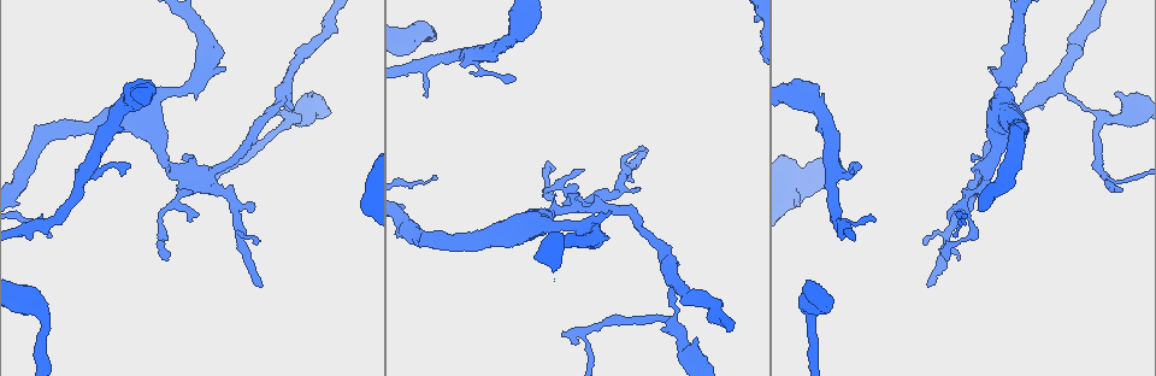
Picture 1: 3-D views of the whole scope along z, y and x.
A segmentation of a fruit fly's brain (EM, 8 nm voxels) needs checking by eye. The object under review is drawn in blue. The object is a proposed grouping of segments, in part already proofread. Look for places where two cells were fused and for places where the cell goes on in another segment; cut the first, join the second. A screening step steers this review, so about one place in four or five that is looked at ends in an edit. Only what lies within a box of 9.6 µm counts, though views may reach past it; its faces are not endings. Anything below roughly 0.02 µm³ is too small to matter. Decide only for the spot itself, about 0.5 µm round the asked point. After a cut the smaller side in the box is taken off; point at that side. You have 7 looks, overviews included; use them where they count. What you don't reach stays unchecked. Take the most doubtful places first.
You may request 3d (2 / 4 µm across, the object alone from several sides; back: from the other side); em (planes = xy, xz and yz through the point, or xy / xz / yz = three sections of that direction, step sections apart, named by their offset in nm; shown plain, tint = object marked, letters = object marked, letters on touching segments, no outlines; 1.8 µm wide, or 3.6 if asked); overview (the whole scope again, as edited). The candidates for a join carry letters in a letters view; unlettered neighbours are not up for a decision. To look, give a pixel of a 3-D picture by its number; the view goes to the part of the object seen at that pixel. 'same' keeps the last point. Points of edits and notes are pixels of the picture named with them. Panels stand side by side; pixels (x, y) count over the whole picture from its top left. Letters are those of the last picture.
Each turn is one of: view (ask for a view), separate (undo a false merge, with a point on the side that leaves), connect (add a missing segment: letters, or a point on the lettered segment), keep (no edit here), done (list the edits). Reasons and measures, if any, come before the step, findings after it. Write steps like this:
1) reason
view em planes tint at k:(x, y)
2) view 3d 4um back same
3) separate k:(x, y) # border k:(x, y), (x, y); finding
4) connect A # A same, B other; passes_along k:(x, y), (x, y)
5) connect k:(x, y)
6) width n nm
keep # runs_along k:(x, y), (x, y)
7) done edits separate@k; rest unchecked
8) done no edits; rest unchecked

thin end
view 3d 4um back at 1:(856, 168)

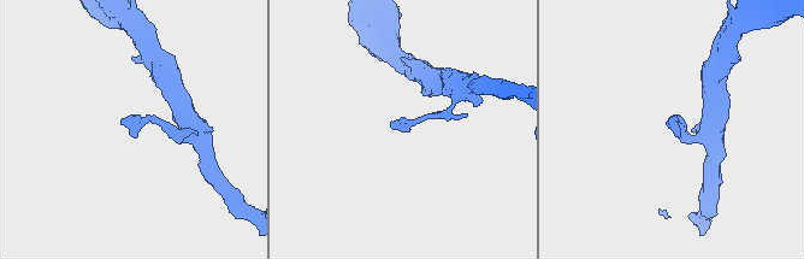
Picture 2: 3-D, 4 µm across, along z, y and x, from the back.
view em planes plain at 2:(675, 123)

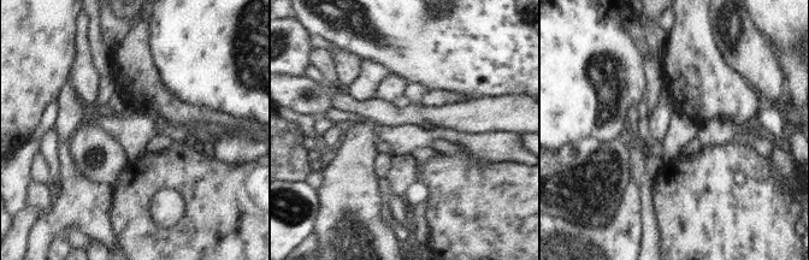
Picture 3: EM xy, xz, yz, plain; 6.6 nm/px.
what lies round it
view em planes letters same

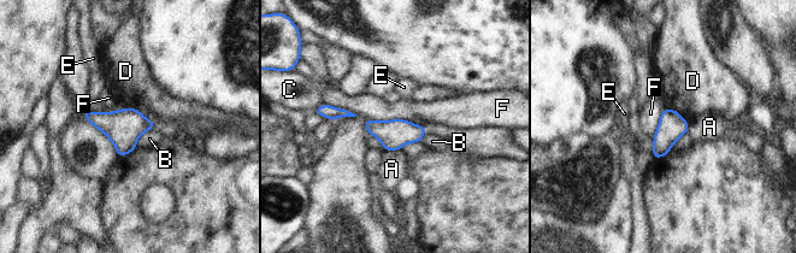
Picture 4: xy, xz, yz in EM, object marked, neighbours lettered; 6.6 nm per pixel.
keep # A other, B other, C other, D other, E other, F other; border 4:(366, 118), (410, 122); none of them fits

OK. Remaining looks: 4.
tapers out
view em planes plain at 1:(166, 258)

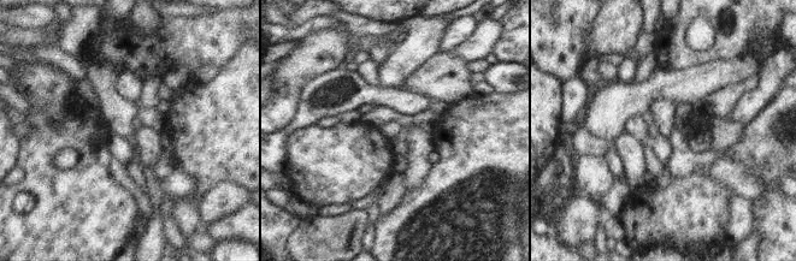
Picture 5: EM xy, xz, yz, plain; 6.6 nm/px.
what lies round it
view em planes letters same

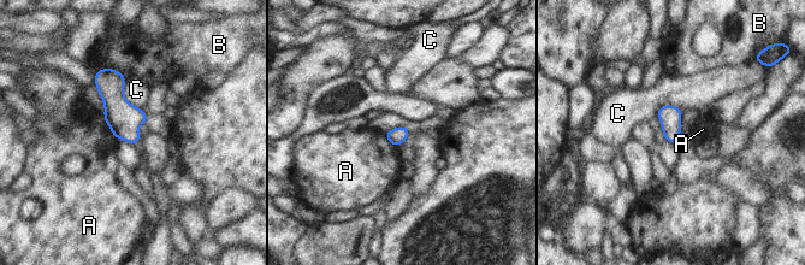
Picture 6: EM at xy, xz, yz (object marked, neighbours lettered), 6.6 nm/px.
keep # A other, B other, C other; border 6:(104, 118), (113, 133); no lettered segment goes on from it

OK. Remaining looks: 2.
branch stops here
view em yz step 8 letters at 1:(990, 66)

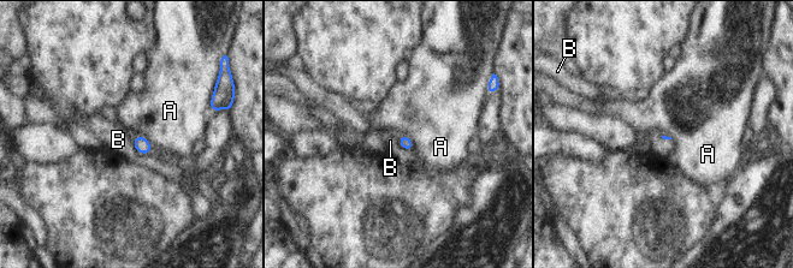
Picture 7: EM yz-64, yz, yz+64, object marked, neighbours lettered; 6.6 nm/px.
keep # A other, B other; border 7:(134, 136), (143, 136), (153, 150); no lettered segment goes on from it

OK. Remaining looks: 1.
done no edits; rest unchecked

